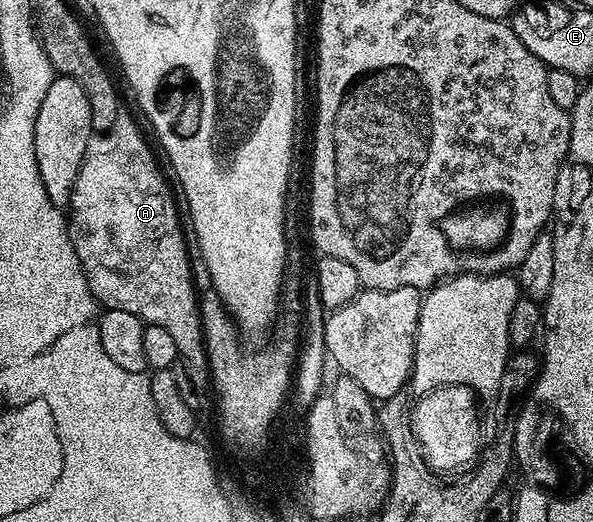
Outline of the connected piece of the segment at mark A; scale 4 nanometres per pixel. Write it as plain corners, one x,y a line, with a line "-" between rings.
120,114
108,128
111,129
100,136
99,133
92,135
91,141
85,146
85,158
75,183
71,216
69,212
75,253
87,275
87,285
104,309
129,310
129,314
137,314
144,325
152,324
169,330
173,342
177,342
182,363
189,366
195,378
206,381
209,376
207,347
203,341
197,289
195,281
191,279
189,244
183,241
175,196
163,181
159,164
146,138
139,133
138,126
126,114

